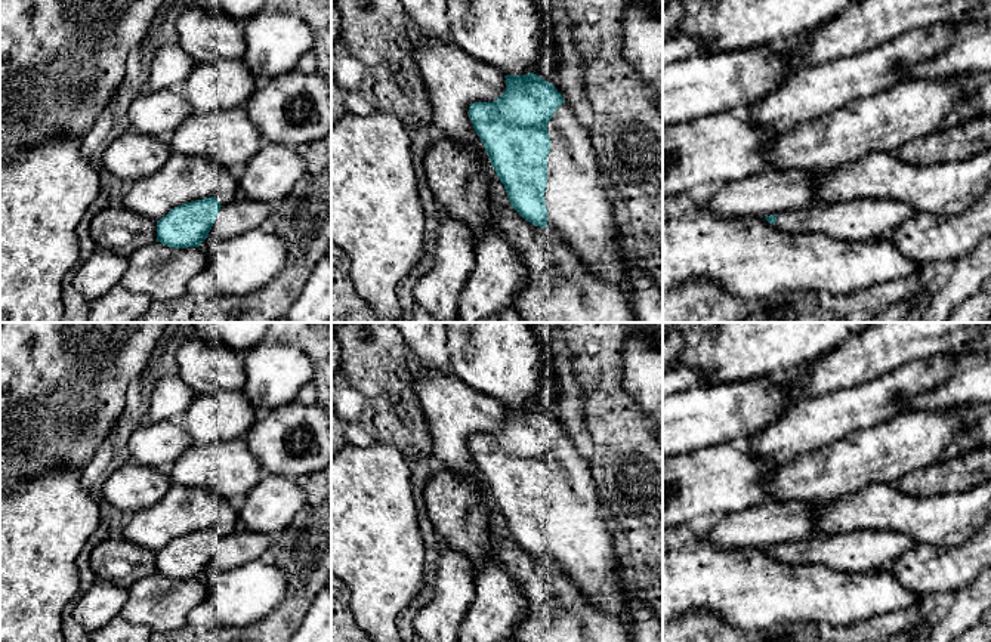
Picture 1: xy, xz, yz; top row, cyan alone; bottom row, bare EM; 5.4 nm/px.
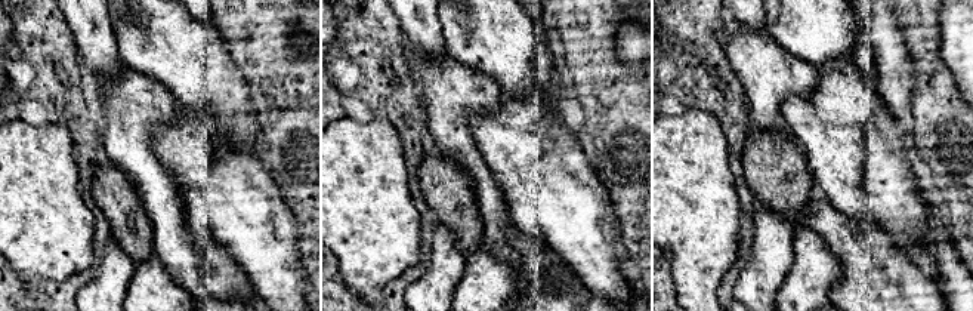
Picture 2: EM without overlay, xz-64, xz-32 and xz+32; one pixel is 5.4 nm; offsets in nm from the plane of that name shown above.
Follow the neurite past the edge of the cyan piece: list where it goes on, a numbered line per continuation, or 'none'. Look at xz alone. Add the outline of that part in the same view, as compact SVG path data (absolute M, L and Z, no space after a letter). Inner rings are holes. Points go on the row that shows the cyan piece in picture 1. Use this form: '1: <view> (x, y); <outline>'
1: xz (586, 212); M564 102L547 124L550 136L550 152L547 155L547 185L544 192L547 219L550 225L564 237L566 246L581 262L587 263L592 271L605 283L623 290L629 284L626 269L626 256L623 253L630 240L626 234L624 212L617 198L615 189L602 180L598 170L598 157L592 145L589 129L575 120L574 111Z

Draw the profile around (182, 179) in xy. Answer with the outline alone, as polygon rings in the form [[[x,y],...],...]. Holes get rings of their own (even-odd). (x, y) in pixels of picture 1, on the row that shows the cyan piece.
[[[172,154],[161,170],[135,180],[121,206],[158,222],[172,209],[229,191],[238,197],[237,170],[204,157]]]

